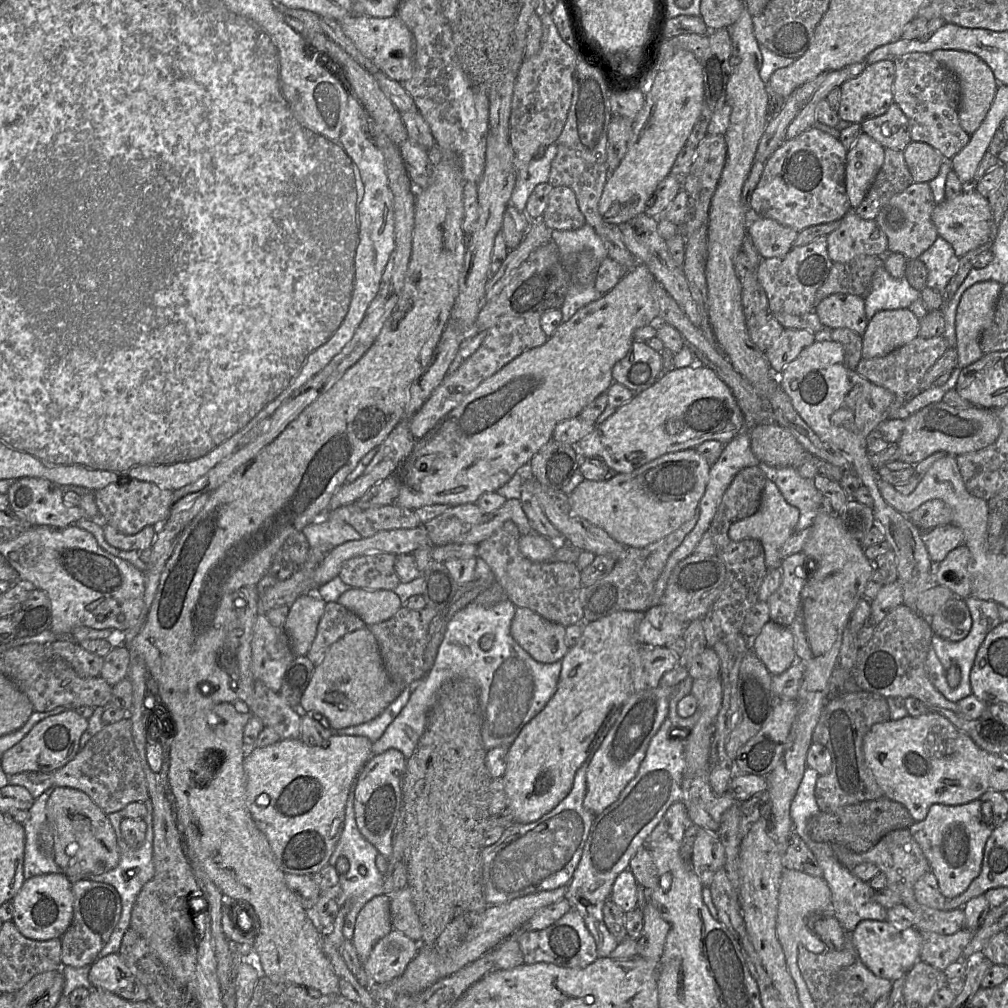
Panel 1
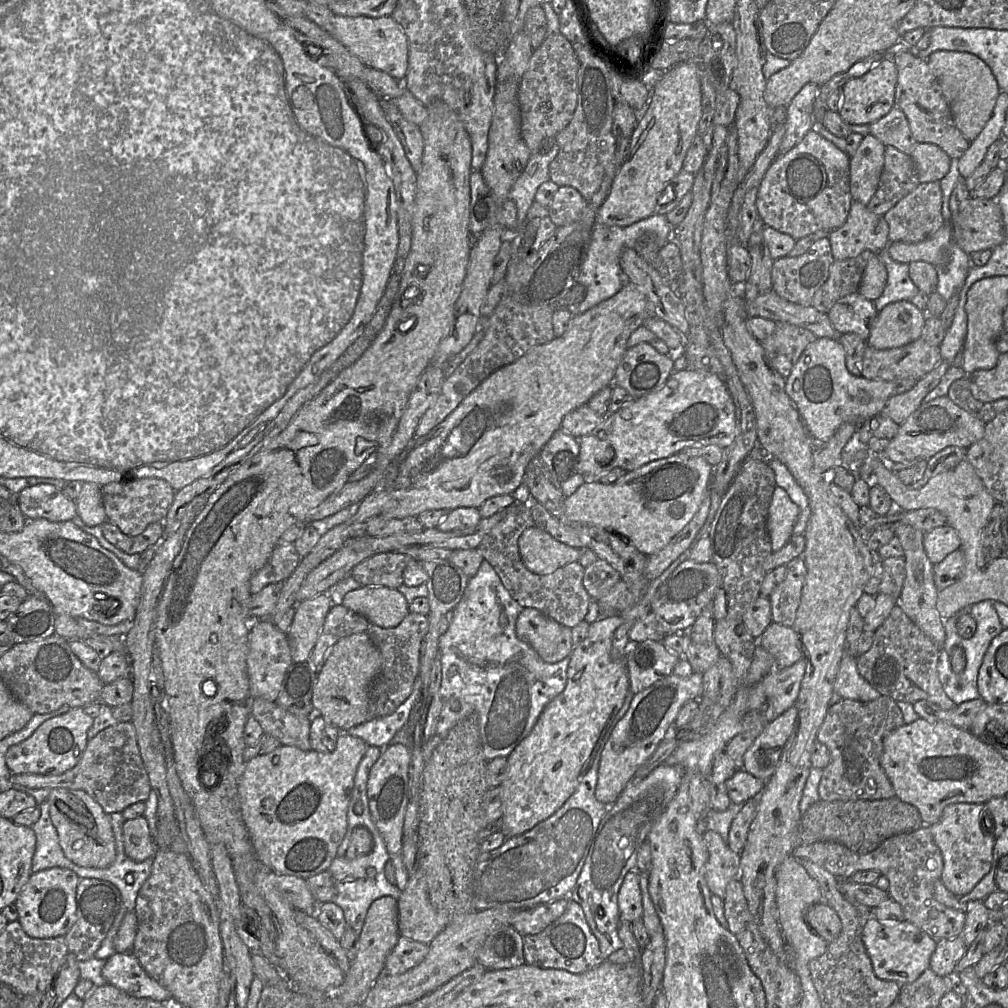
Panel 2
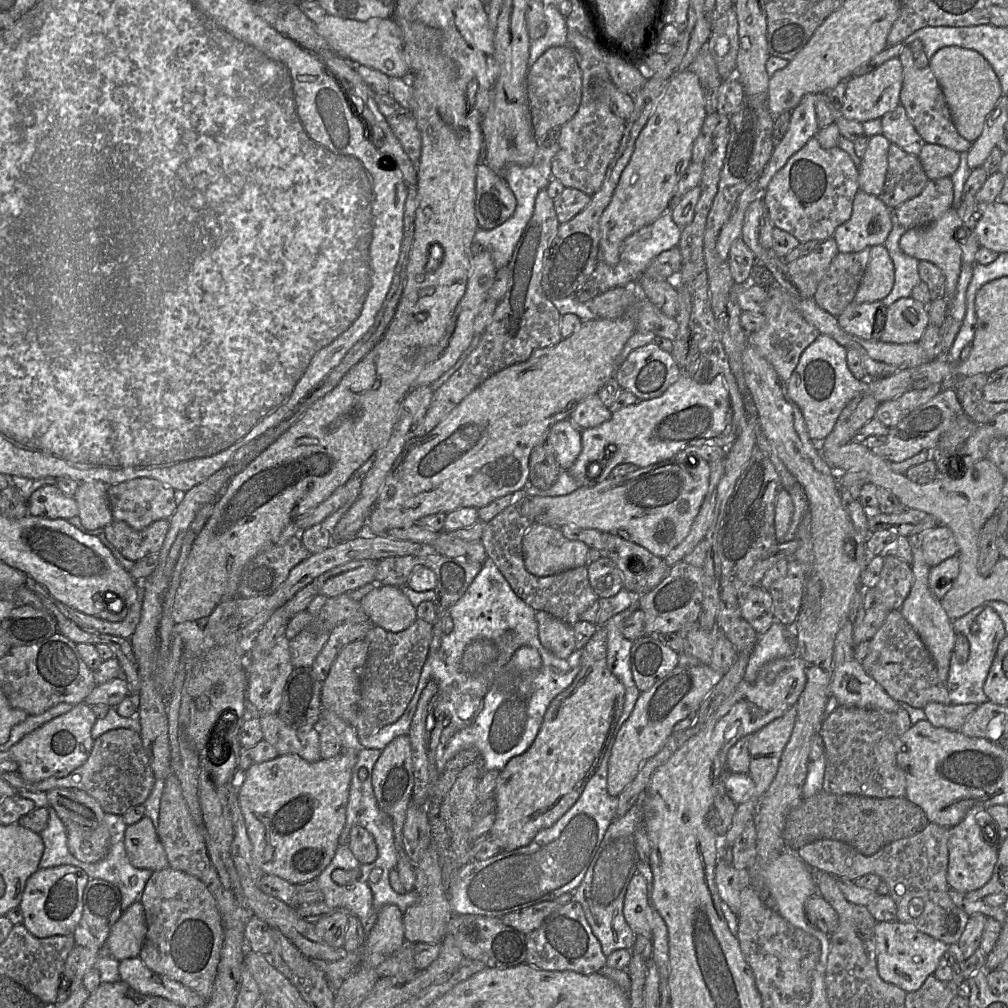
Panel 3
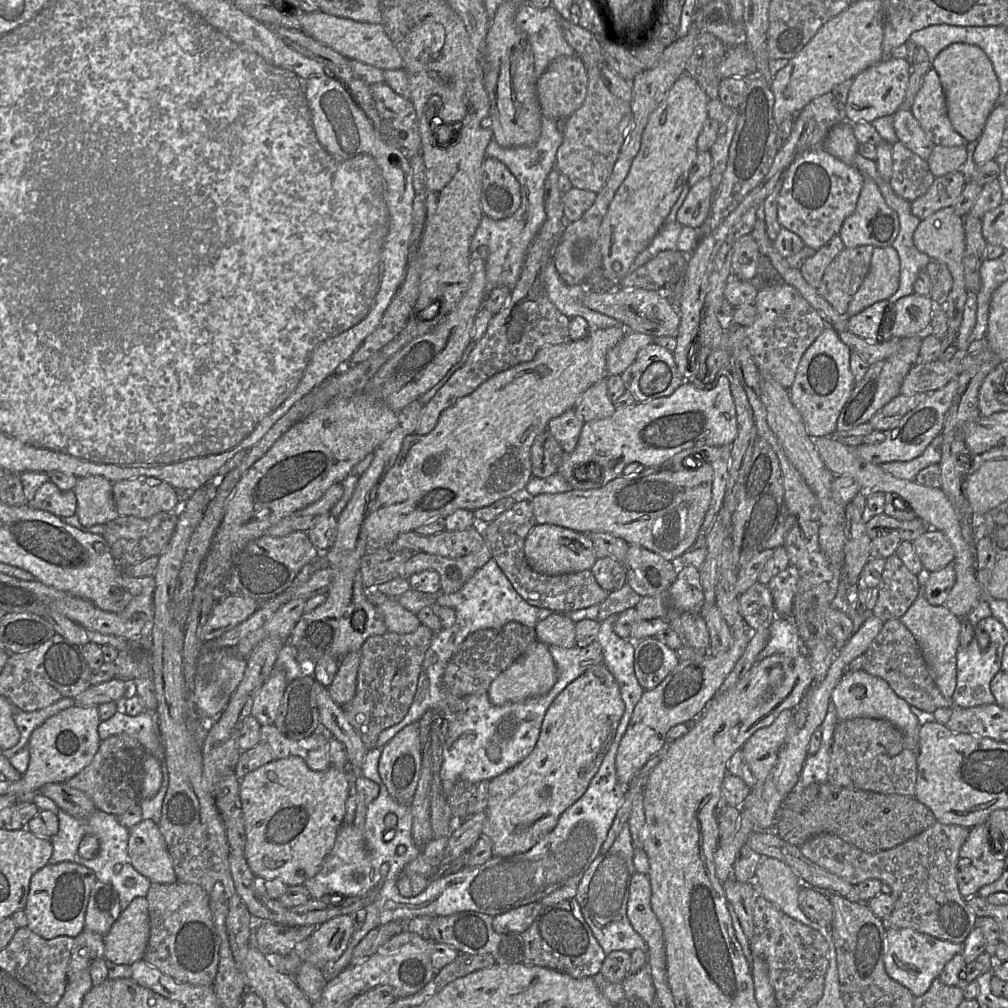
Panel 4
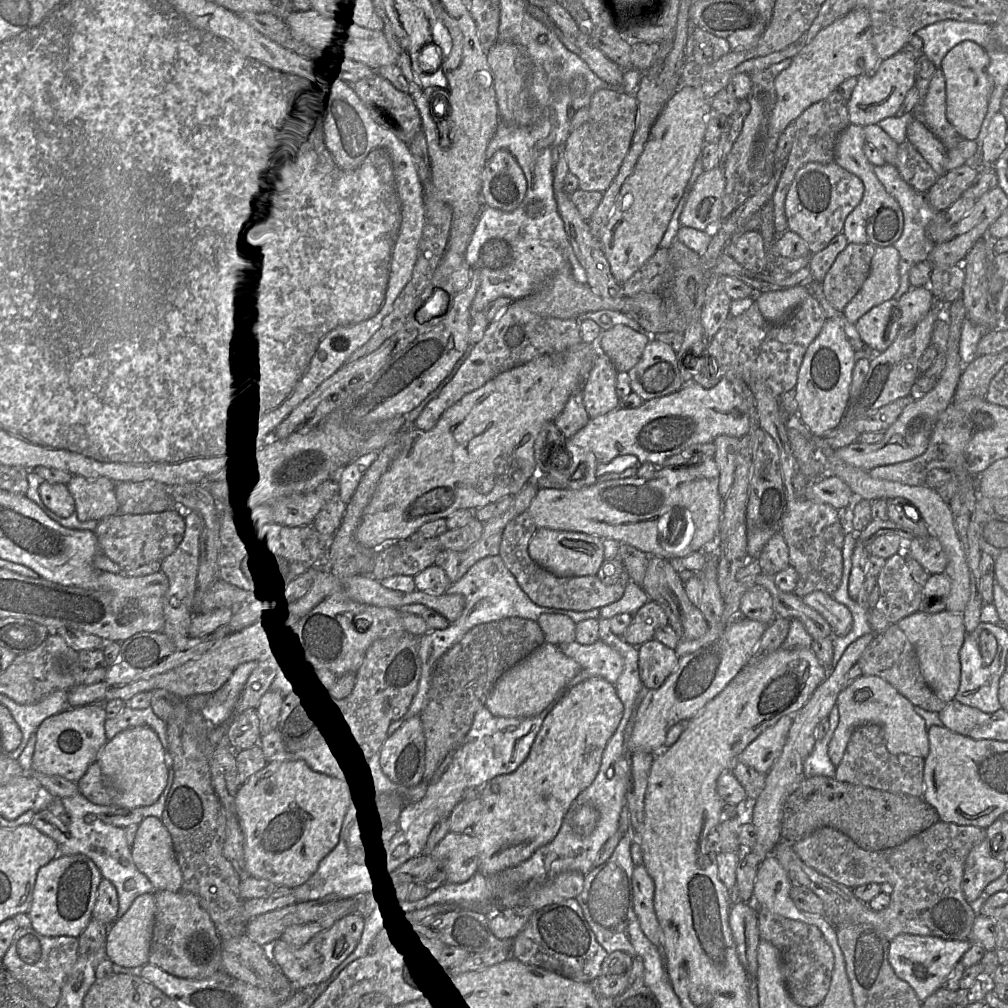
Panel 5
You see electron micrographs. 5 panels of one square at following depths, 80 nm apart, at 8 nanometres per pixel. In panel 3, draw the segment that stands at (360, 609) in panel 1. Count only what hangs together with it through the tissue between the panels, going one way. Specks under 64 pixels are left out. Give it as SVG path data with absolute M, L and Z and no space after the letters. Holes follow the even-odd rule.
M375 586L360 600L360 605L374 626L395 633L407 629L418 618L401 587Z

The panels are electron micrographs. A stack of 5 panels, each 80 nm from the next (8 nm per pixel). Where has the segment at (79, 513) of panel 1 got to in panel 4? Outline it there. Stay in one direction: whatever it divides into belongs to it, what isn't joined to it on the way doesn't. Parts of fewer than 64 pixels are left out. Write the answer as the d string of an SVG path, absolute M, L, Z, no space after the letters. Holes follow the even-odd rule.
M49 481L36 491L35 497L29 505L63 518L75 515L77 500L72 490L63 491Z

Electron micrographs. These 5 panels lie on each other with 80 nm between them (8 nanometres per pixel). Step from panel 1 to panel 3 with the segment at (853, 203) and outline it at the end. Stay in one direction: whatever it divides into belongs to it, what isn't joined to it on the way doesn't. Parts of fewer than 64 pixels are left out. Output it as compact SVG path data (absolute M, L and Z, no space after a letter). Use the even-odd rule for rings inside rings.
M882 134L869 137L869 142L859 171L859 190L879 196L883 190L888 169L888 149L890 141Z

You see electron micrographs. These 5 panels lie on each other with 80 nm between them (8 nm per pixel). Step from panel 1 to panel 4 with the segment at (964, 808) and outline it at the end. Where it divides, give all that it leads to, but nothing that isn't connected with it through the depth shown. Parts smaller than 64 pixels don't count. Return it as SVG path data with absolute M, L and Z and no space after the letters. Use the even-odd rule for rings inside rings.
M981 824L970 829L960 849L957 864L958 888L964 899L996 880L1004 870L1005 861L994 855L989 845L989 829Z

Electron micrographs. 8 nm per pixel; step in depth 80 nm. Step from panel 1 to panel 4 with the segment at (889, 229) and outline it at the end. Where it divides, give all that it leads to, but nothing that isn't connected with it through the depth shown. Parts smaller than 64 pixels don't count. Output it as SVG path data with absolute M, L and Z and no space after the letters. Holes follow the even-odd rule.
M960 170L936 177L929 189L911 202L911 212L926 219L942 208L953 206L966 183Z

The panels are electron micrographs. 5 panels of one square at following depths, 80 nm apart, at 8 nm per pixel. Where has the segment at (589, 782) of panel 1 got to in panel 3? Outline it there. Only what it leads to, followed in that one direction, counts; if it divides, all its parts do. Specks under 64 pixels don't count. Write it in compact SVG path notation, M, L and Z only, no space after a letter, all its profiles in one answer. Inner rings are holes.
M709 664L693 667L676 666L668 675L657 681L650 689L640 693L629 718L616 732L608 760L607 791L618 796L636 777L642 765L656 755L668 737L673 733L674 725L686 718L691 712L698 711L701 703L722 679L723 674L713 670Z

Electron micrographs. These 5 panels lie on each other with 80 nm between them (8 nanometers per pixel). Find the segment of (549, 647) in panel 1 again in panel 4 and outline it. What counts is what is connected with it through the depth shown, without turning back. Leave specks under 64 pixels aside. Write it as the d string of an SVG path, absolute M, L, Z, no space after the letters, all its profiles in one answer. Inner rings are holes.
M553 613L538 621L536 637L548 646L572 648L576 645L575 623L566 614Z

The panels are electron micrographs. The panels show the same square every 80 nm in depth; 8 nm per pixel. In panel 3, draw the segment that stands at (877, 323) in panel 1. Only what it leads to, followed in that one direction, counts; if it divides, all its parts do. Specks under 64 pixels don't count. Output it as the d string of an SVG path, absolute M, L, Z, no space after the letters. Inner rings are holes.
M911 296L902 297L888 306L878 340L896 344L919 342L929 324L928 305Z

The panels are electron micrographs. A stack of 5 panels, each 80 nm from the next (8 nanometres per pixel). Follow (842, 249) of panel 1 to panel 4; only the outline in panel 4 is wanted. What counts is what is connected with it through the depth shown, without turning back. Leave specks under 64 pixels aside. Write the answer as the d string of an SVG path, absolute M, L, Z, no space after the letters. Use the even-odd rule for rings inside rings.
M868 175L863 176L863 185L854 212L848 216L838 233L845 248L871 245L874 247L891 246L899 233L897 213L885 202L877 183Z

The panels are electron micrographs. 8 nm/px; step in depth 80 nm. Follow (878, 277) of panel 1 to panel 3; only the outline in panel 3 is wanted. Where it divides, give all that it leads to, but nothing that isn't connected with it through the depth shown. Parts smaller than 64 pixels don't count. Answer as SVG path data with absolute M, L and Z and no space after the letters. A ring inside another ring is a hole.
M892 213L893 228L889 233L884 245L894 264L895 281L891 292L882 300L885 307L902 297L909 297L913 288L921 281L918 273L918 264L920 260L905 254L899 241L907 229L902 226Z

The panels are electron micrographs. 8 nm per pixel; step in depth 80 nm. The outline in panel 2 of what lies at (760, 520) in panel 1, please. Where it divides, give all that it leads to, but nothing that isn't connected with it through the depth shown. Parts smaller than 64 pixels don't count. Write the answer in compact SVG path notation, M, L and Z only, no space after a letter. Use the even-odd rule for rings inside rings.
M776 486L767 520L772 552L780 550L793 535L793 527L799 512L799 507L791 500L787 492Z

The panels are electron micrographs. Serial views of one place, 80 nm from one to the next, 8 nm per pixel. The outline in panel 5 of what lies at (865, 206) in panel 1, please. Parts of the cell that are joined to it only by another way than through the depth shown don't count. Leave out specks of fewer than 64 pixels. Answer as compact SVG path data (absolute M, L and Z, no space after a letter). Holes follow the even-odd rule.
M907 140L898 146L895 167L901 177L921 193L926 193L938 178L932 166Z

